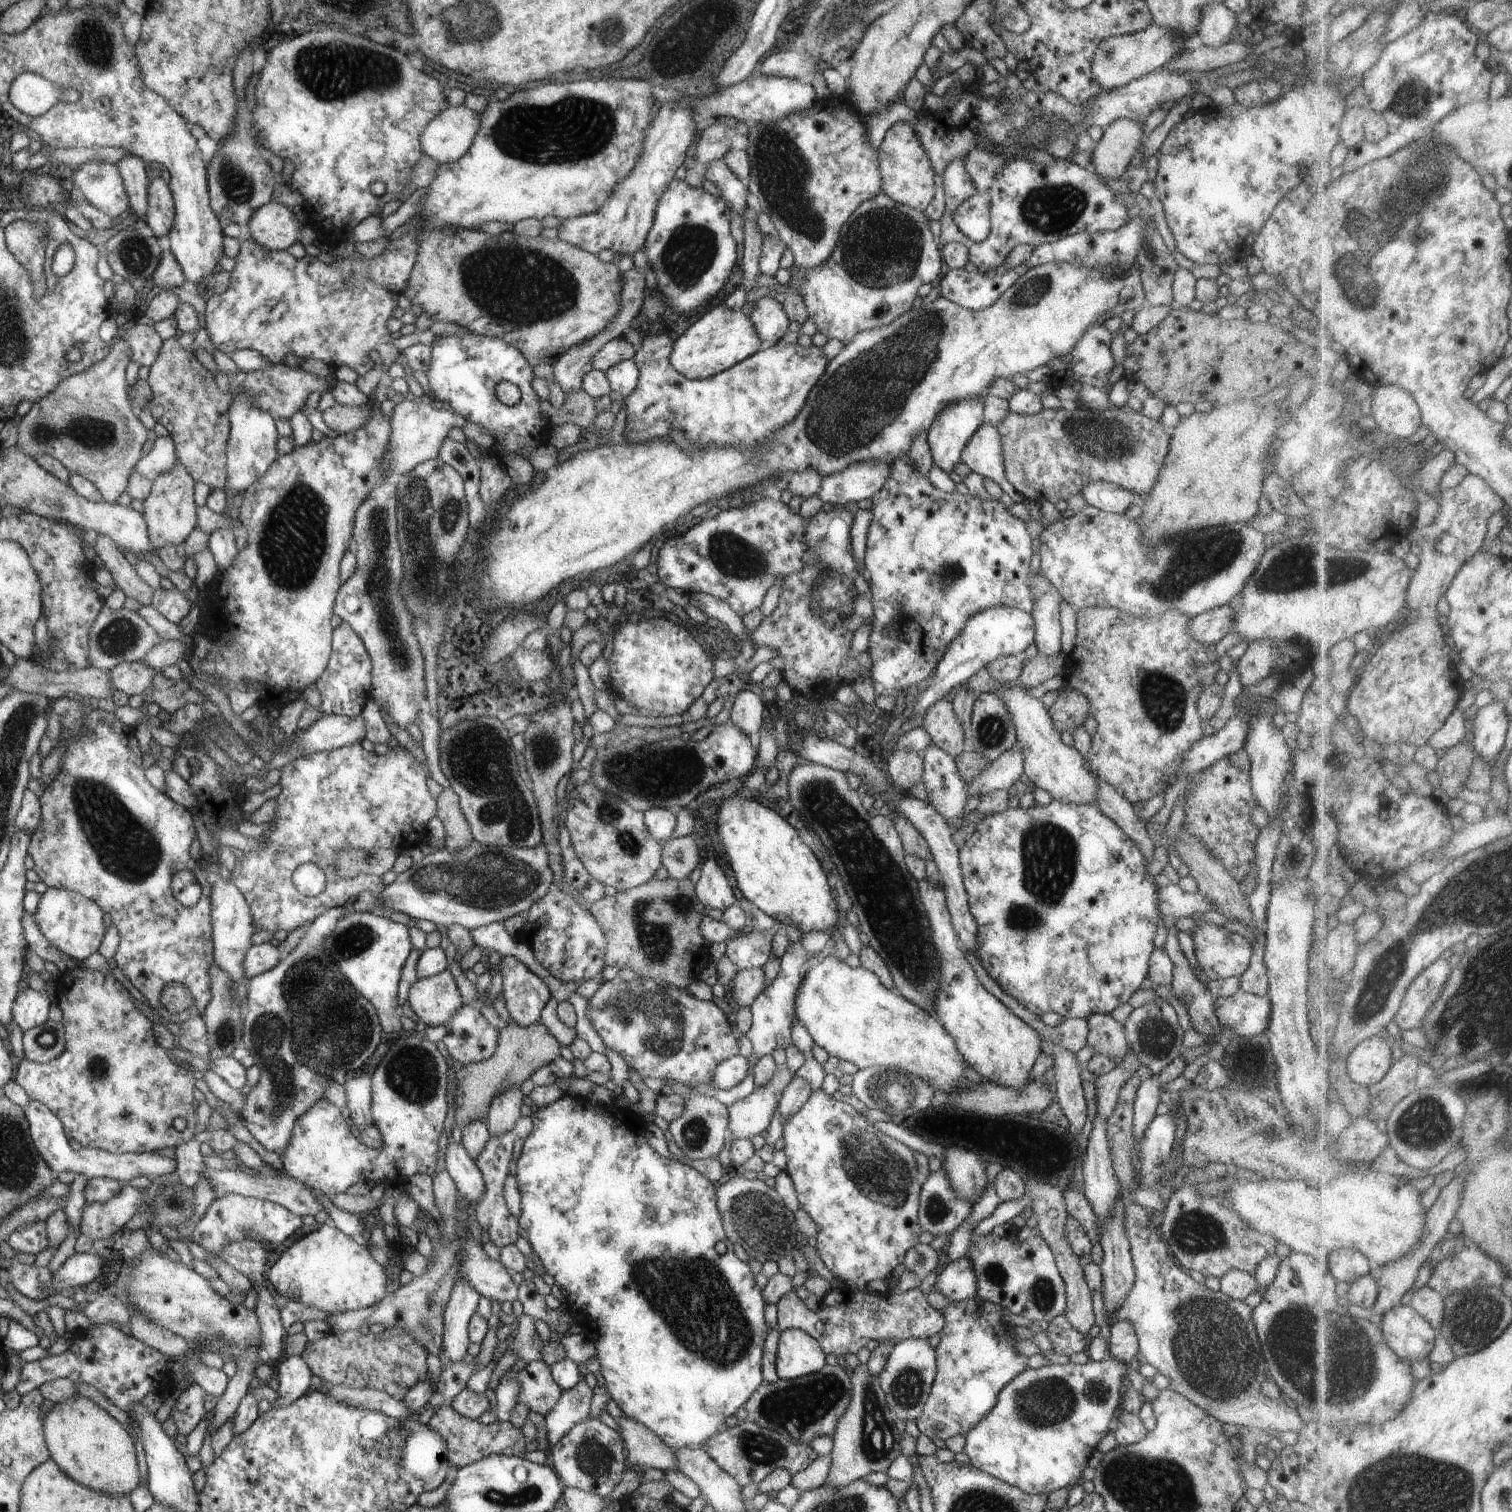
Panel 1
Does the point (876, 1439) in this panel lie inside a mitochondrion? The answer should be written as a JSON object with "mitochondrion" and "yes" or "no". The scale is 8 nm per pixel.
{"mitochondrion":"yes"}

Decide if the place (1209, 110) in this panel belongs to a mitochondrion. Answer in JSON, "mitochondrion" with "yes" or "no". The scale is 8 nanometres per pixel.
{"mitochondrion":"no"}

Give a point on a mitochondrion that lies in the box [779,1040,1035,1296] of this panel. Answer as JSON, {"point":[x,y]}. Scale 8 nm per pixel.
{"point":[879,1174]}

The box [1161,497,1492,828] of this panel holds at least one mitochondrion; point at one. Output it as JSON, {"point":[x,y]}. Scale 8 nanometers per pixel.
{"point":[1299,568]}

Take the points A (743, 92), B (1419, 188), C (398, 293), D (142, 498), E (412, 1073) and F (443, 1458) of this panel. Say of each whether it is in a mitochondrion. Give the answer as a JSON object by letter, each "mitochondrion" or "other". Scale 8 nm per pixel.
{"A":"other","B":"mitochondrion","C":"other","D":"other","E":"mitochondrion","F":"other"}

